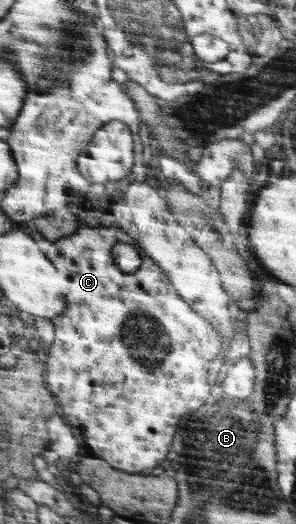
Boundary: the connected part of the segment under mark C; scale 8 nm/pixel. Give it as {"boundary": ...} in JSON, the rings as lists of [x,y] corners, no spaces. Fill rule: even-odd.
{"boundary":[[[100,225],[79,227],[70,236],[46,243],[46,249],[48,250],[48,258],[58,268],[58,275],[67,297],[67,309],[59,317],[51,319],[56,338],[49,346],[48,386],[52,388],[52,394],[59,398],[60,406],[62,406],[61,412],[64,412],[64,416],[68,420],[67,424],[73,428],[74,434],[79,437],[83,446],[86,444],[84,448],[92,450],[90,454],[105,460],[110,466],[118,470],[132,474],[148,475],[151,471],[150,468],[154,472],[154,468],[160,466],[162,460],[166,458],[166,454],[170,450],[170,444],[172,444],[172,438],[175,438],[176,429],[183,418],[204,406],[204,402],[210,394],[210,384],[208,384],[208,378],[206,378],[206,364],[212,362],[212,358],[216,358],[216,354],[220,350],[220,338],[212,330],[210,322],[203,315],[198,316],[193,308],[194,312],[190,310],[189,303],[180,298],[182,295],[174,290],[162,267],[154,259],[148,258],[145,253],[140,252],[136,240],[127,231],[120,230],[118,227]],[[116,244],[128,244],[136,248],[136,252],[140,256],[140,262],[142,262],[136,271],[132,273],[124,272],[116,267],[116,263],[112,259],[112,246],[116,246]]]}

